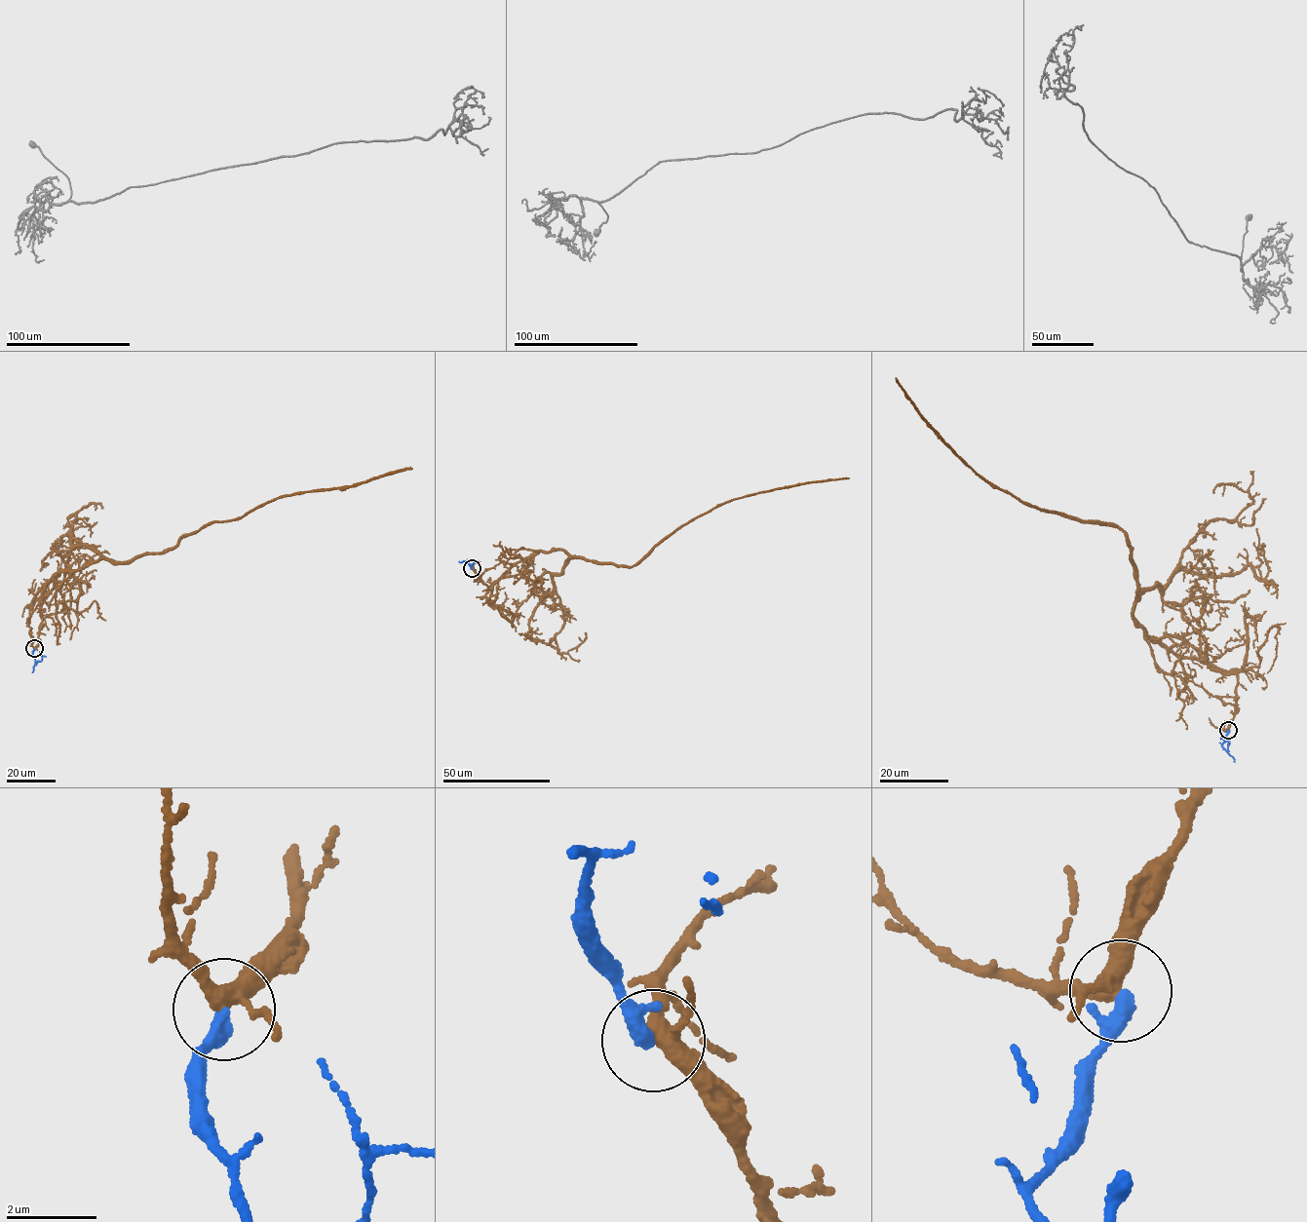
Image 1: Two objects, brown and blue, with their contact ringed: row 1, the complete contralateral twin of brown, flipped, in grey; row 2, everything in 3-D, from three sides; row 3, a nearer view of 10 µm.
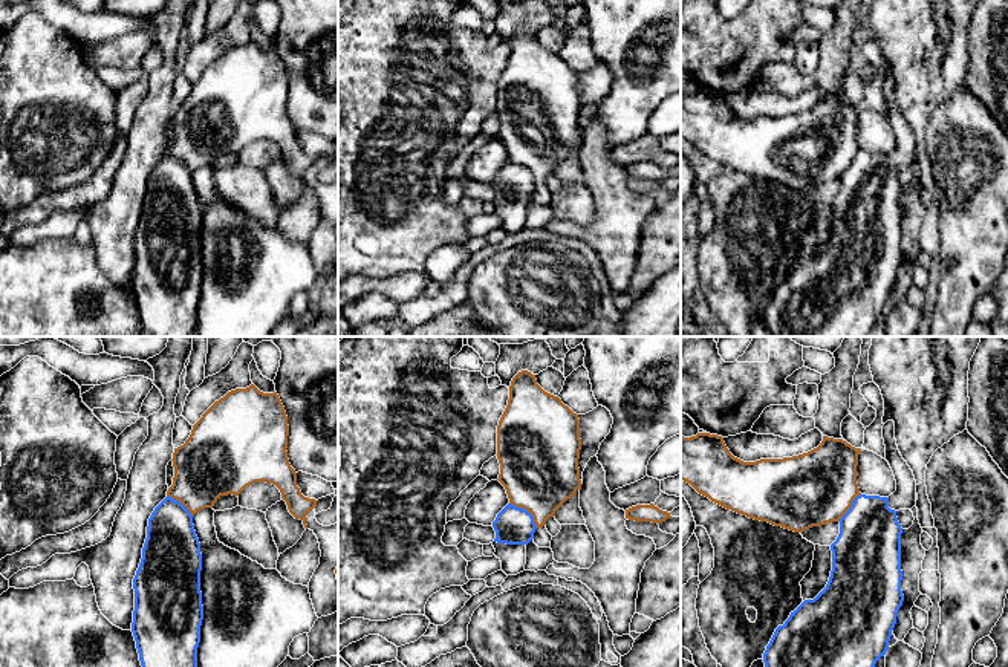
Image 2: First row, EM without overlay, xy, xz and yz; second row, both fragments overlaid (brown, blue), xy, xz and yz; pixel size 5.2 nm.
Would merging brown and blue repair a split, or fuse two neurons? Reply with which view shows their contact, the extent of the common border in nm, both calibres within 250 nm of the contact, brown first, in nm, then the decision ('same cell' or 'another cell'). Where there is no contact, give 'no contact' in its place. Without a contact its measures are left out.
meets brown in xz; contact 200 nm long; 420 nm thick on the brown side, 200 nm on the other; another cell

